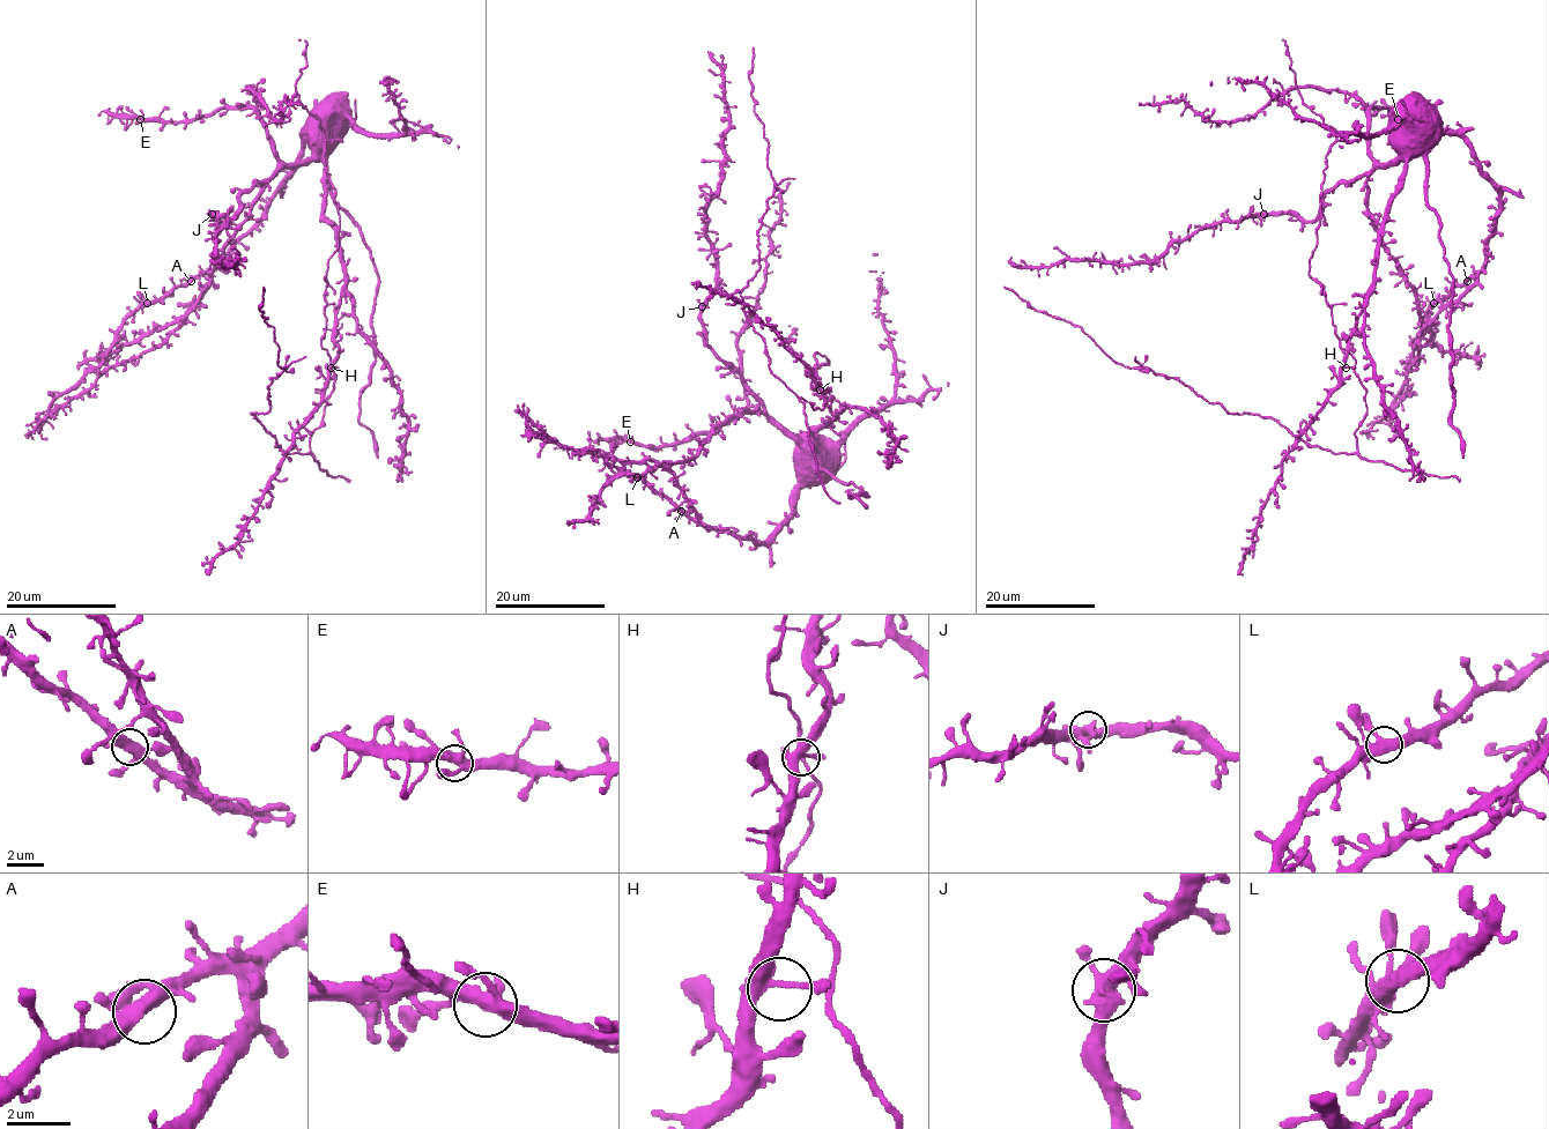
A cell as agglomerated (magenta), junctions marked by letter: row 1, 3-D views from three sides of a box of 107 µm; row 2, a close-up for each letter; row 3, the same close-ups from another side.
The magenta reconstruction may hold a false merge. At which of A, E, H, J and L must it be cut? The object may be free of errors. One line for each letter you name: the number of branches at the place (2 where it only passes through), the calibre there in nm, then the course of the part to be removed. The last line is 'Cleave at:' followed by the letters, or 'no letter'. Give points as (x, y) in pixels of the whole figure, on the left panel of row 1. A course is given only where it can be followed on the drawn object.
Cleave at: no letter

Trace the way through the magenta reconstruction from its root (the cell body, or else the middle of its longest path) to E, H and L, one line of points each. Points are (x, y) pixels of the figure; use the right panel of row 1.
E: (1407, 120), (1401, 154), (1379, 163), (1369, 148), (1369, 111), (1387, 109), (1403, 120), (1398, 119)
H: (1407, 120), (1402, 131), (1403, 184), (1379, 231), (1372, 290), (1365, 297), (1355, 331), (1348, 339), (1346, 368)
L: (1407, 120), (1403, 124), (1420, 140), (1459, 134), (1476, 169), (1497, 192), (1498, 216), (1485, 265), (1433, 303)

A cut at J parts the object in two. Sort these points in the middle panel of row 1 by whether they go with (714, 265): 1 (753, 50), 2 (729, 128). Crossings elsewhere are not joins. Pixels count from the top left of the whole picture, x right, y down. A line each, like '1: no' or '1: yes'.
1: no
2: yes

